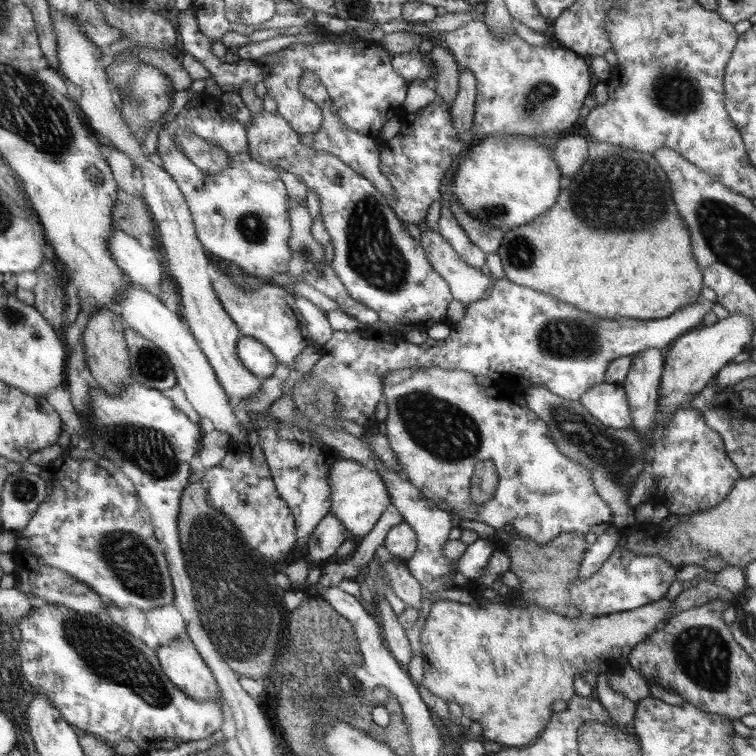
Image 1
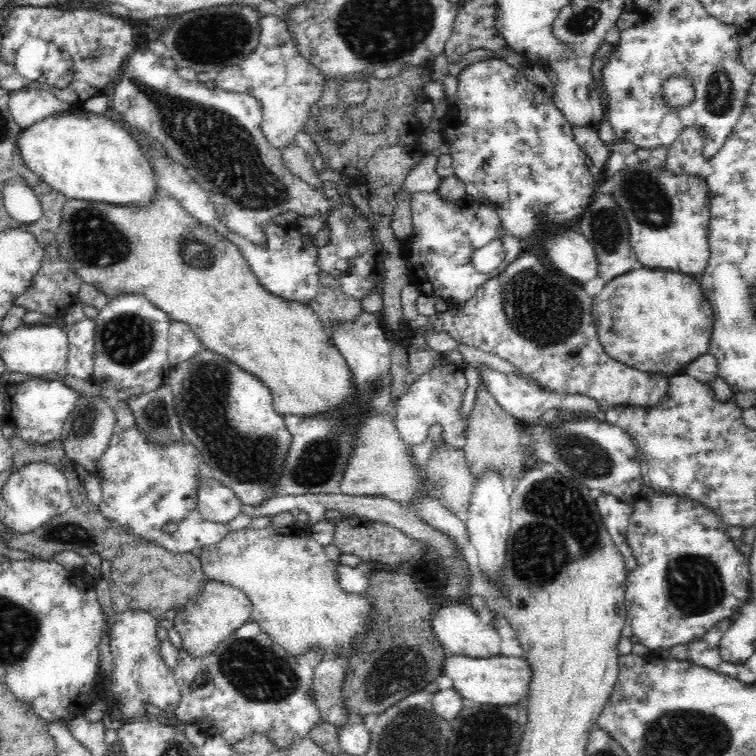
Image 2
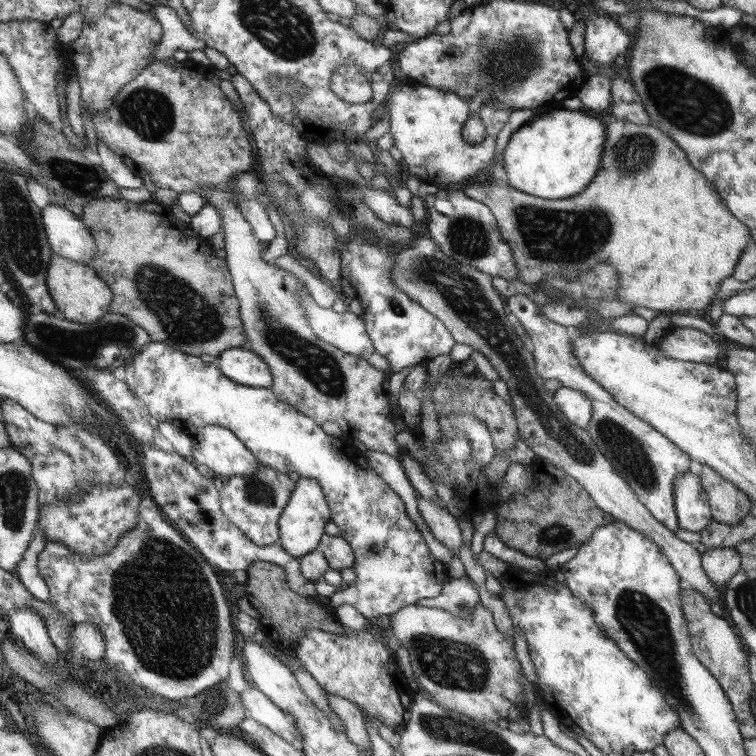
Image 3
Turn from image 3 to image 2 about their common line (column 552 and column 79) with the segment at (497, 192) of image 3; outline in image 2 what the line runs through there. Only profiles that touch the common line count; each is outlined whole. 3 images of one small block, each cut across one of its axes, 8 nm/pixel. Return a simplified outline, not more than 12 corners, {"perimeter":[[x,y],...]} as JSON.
{"perimeter":[[170,195],[67,199],[59,254],[147,295],[276,412],[356,388],[308,303],[268,292]]}

